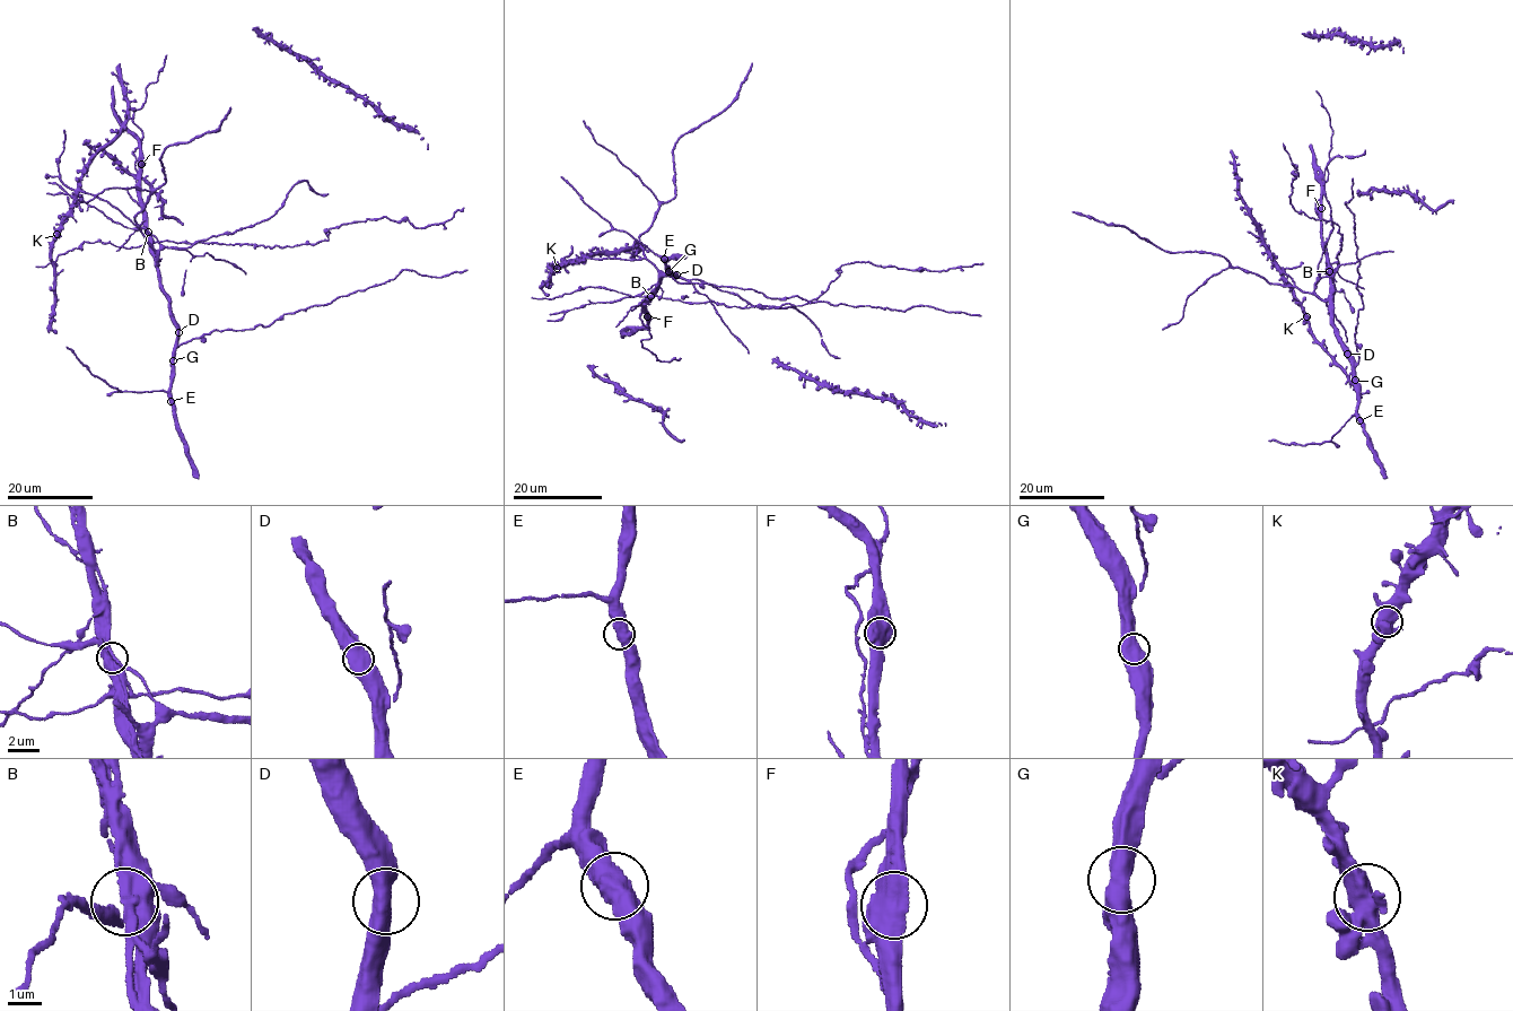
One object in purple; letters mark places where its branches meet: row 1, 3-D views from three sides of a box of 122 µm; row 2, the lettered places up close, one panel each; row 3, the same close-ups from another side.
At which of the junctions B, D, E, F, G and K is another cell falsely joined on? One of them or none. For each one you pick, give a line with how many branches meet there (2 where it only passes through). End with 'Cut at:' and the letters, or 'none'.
Cut at: none

